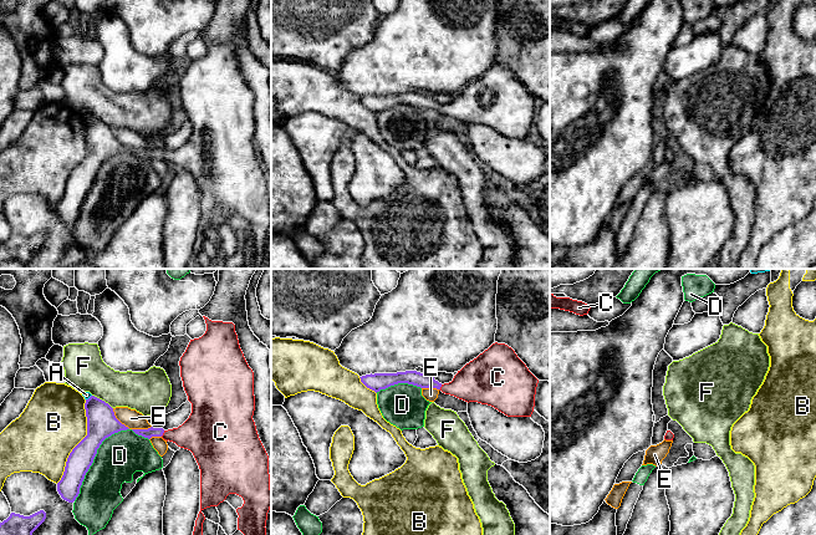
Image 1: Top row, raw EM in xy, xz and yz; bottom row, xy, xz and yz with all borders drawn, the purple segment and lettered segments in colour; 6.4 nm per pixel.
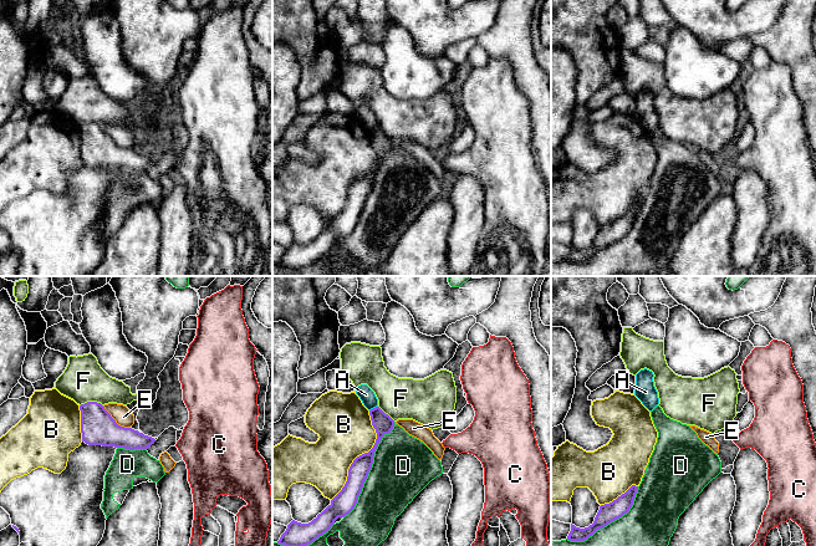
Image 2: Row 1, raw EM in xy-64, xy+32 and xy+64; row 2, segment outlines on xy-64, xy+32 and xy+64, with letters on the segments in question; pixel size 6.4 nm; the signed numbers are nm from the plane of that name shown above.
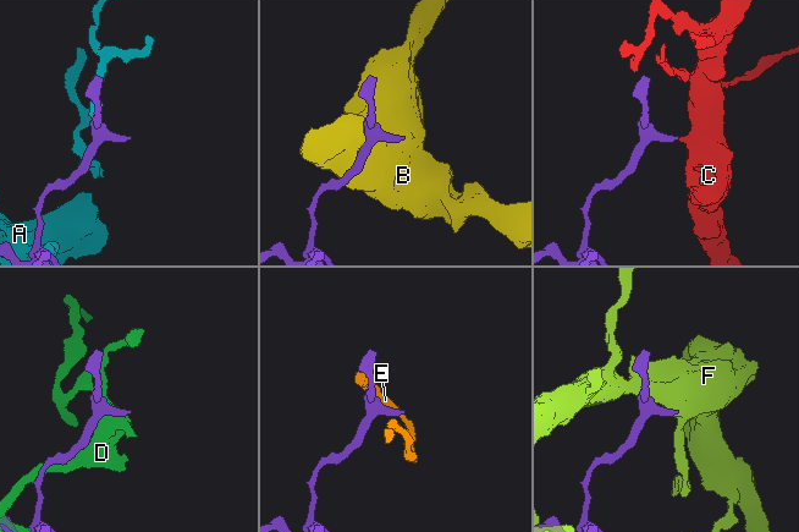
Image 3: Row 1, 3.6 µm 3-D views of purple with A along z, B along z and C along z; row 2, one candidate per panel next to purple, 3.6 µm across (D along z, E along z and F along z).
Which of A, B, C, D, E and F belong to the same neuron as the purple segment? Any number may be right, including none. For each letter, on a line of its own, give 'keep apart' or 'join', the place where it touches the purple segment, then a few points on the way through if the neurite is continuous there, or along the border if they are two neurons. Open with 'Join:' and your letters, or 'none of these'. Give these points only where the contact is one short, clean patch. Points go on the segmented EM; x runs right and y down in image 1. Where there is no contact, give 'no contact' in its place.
Join: C
A: keep apart | xy (90, 397) | along xy (91, 395), (86, 400)
B: keep apart | xy (80, 442)
C: join | xy (163, 432) | across xy (151, 432), (163, 432), (202, 433)
D: keep apart | xy (93, 458)
E: keep apart | xy (117, 419)
F: keep apart | xy (101, 400)

